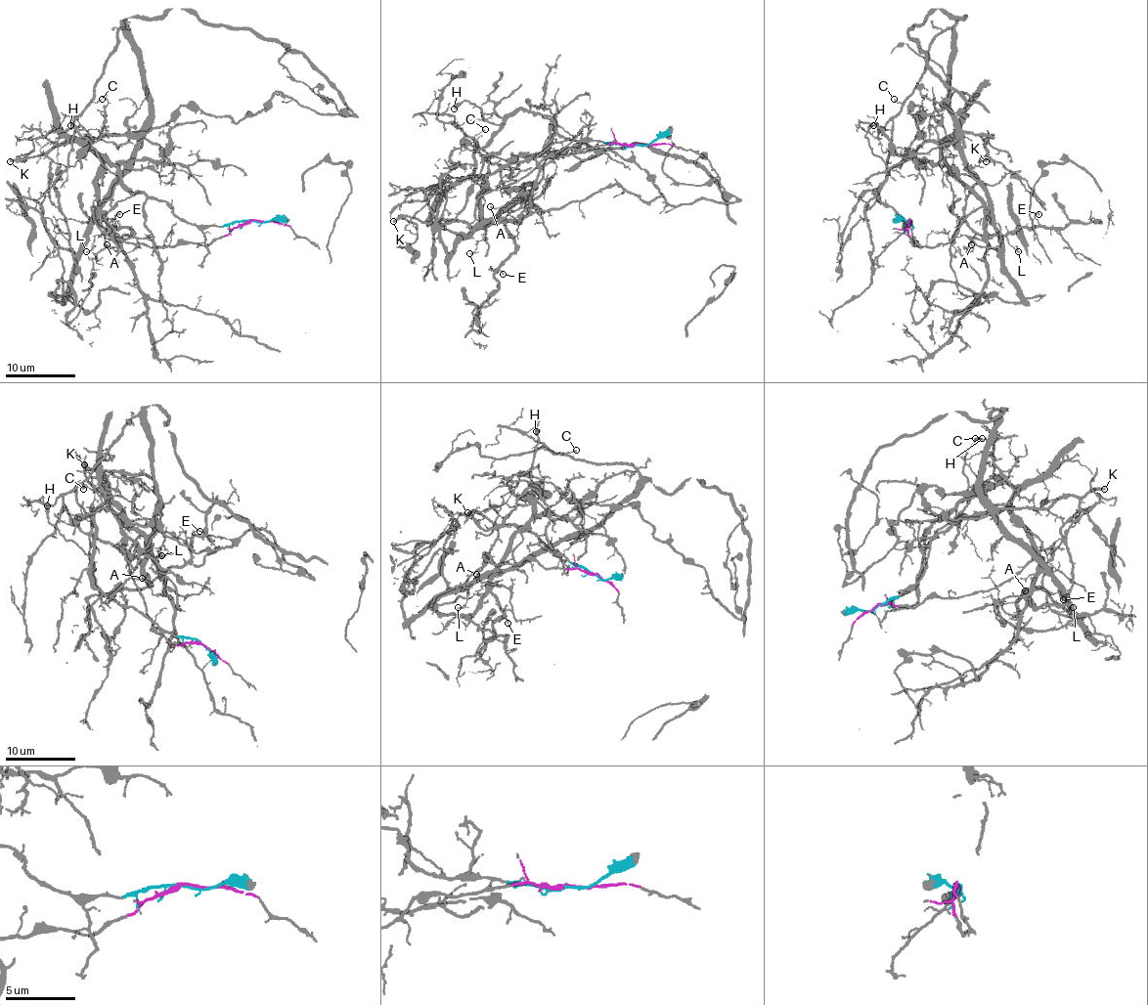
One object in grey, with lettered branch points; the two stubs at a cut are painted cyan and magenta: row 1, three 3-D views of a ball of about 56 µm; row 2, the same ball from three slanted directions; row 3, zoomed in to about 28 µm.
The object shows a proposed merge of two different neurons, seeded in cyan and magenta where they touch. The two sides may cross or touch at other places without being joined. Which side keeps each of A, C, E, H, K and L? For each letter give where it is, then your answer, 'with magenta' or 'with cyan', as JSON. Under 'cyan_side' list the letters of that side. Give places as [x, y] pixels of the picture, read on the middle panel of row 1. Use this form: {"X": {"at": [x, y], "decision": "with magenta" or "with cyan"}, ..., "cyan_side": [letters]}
{"A": {"at": [490, 206], "decision": "with cyan"}, "C": {"at": [485, 129], "decision": "with magenta"}, "E": {"at": [503, 274], "decision": "with cyan"}, "H": {"at": [454, 109], "decision": "with cyan"}, "K": {"at": [393, 221], "decision": "with magenta"}, "L": {"at": [469, 253], "decision": "with cyan"}, "cyan_side": ["A", "E", "H", "L"]}

